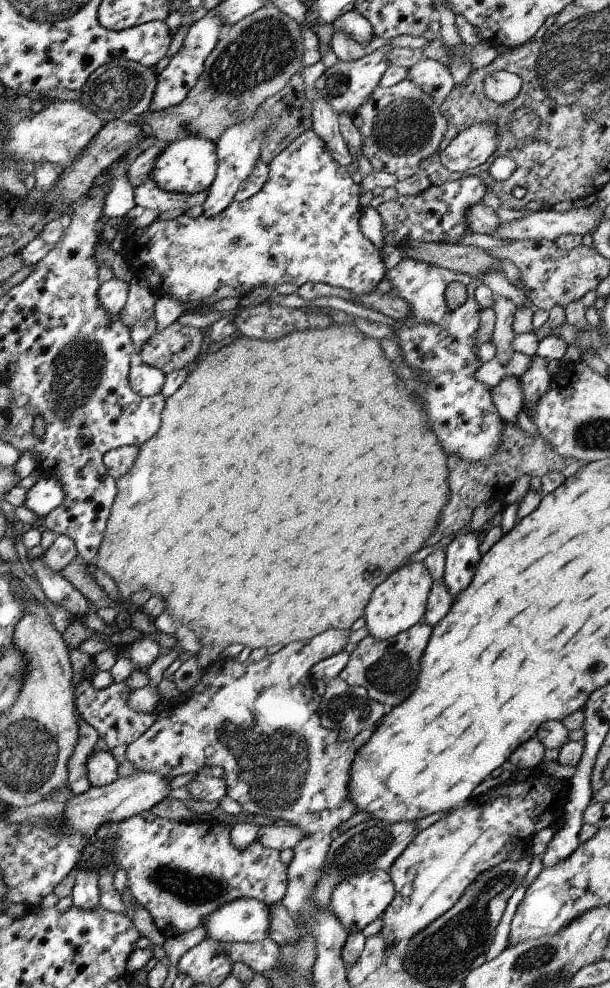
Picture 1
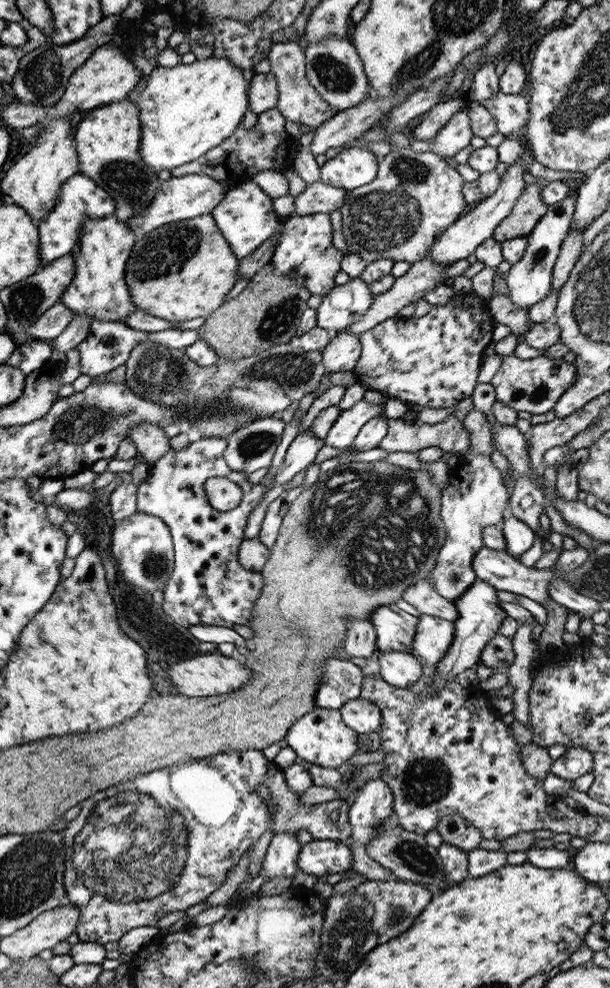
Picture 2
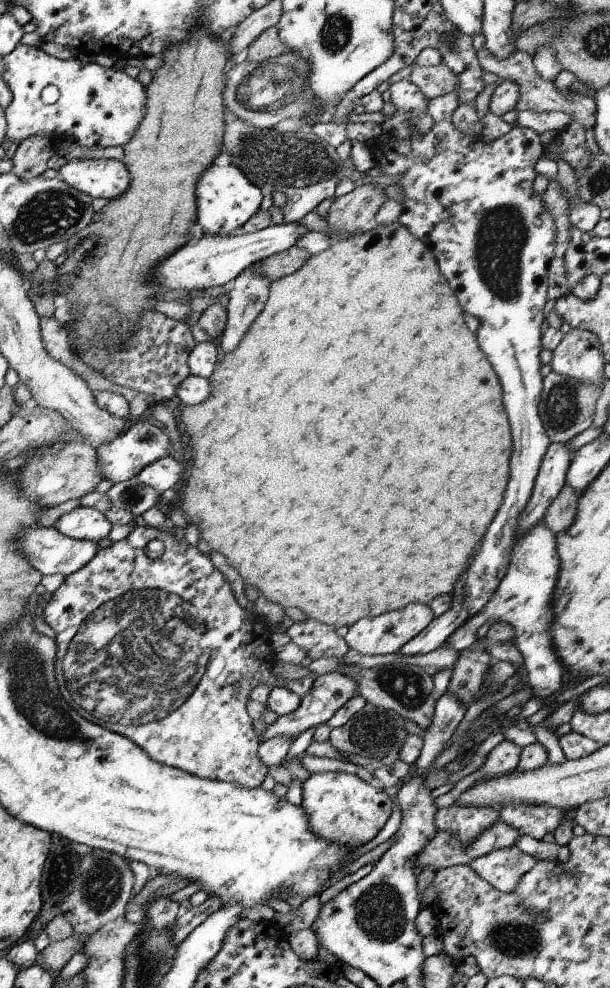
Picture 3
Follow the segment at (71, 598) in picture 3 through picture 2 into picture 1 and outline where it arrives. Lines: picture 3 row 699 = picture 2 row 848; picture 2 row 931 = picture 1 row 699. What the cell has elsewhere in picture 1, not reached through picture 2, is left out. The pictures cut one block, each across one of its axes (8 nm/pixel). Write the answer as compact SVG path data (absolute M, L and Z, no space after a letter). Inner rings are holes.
M91 677L83 678L74 690L74 703L79 716L97 731L97 734L109 754L112 754L116 764L121 764L125 760L125 749L132 740L137 740L153 722L155 722L156 712L141 714L137 710L131 710L127 706L127 698L131 694L132 688L127 688L125 681L112 682L107 688L97 690L91 686Z

